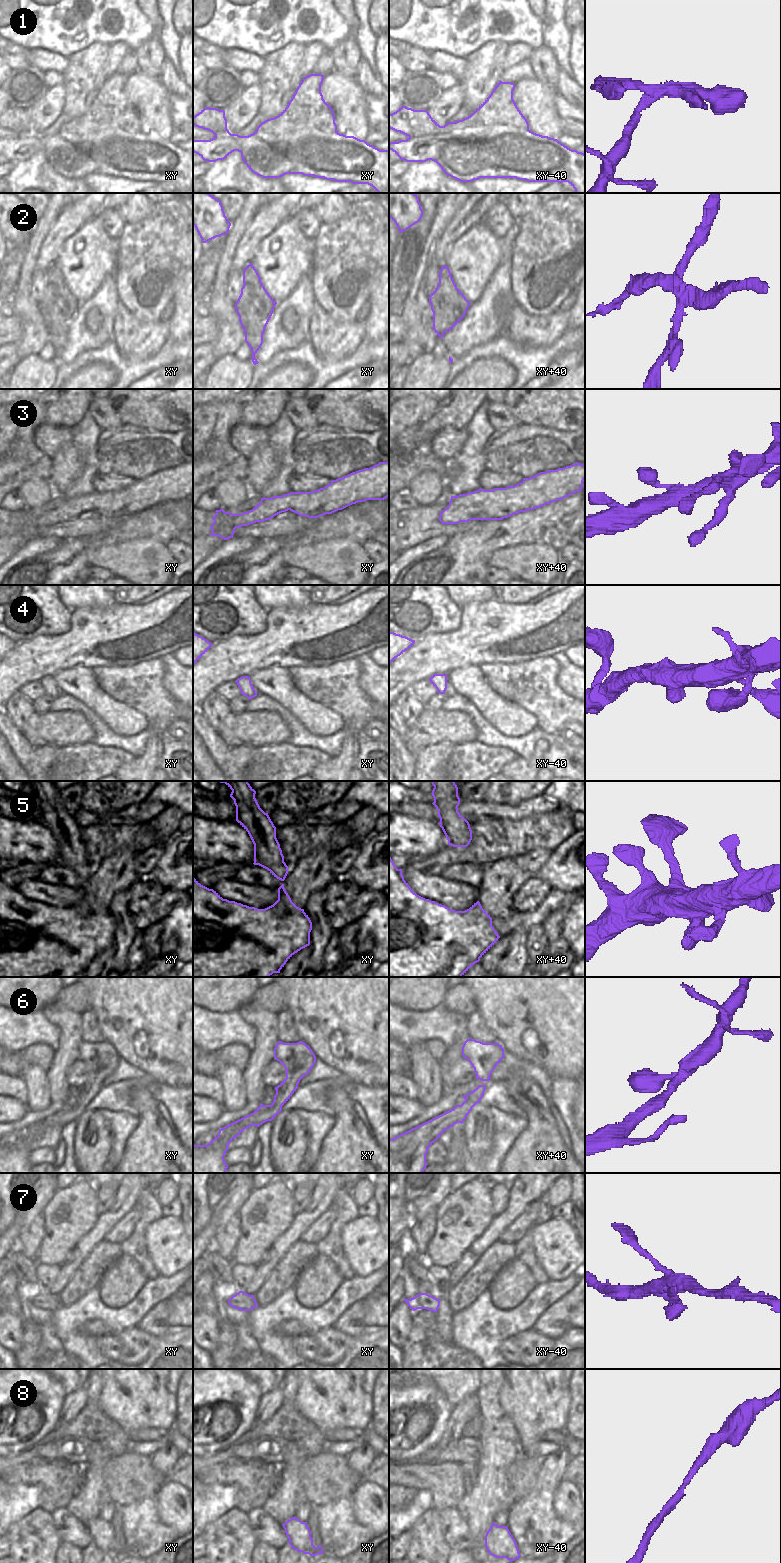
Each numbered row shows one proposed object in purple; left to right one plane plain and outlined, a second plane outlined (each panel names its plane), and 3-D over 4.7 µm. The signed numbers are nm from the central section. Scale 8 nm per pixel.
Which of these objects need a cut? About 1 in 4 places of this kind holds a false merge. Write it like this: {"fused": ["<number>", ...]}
{"fused": ["1", "2"]}

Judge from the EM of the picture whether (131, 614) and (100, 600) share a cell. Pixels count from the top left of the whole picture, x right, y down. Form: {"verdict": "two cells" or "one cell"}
{"verdict": "two cells"}

